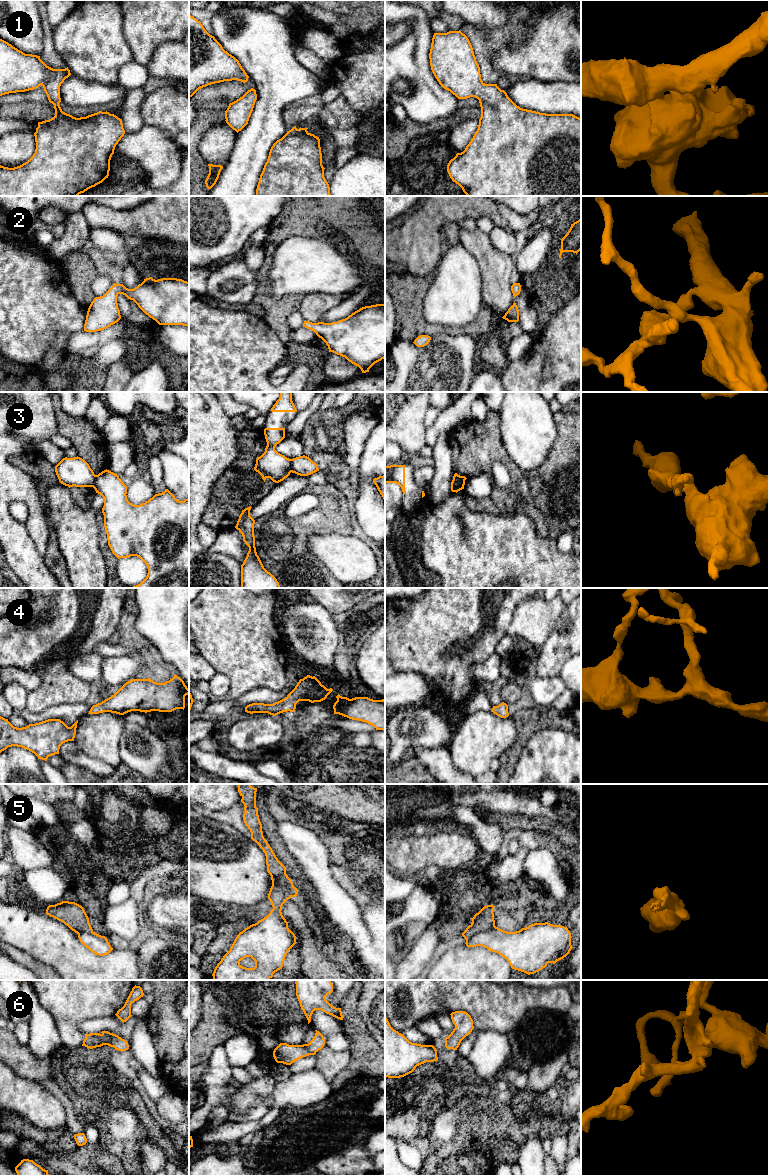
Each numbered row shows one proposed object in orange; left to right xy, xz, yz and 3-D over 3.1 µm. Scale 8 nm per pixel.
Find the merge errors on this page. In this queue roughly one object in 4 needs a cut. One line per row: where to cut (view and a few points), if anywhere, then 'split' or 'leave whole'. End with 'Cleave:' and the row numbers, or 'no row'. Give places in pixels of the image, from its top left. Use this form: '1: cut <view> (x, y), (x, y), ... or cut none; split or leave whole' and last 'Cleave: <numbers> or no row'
1: cut none; leave whole
2: cut none; leave whole
3: cut xz (290, 459), (291, 471); split
4: cut none; leave whole
5: cut yz (495, 926), (475, 933), (466, 941); split
6: cut none; leave whole
Cleave: 3, 5

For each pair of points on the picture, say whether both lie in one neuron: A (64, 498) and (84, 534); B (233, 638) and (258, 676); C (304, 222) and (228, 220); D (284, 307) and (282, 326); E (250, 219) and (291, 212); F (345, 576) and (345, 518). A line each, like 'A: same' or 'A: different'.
A: same
B: same
C: different
D: same
E: different
F: different

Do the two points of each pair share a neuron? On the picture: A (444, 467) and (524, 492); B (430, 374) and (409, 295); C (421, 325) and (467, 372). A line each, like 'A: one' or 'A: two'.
A: two
B: two
C: two

